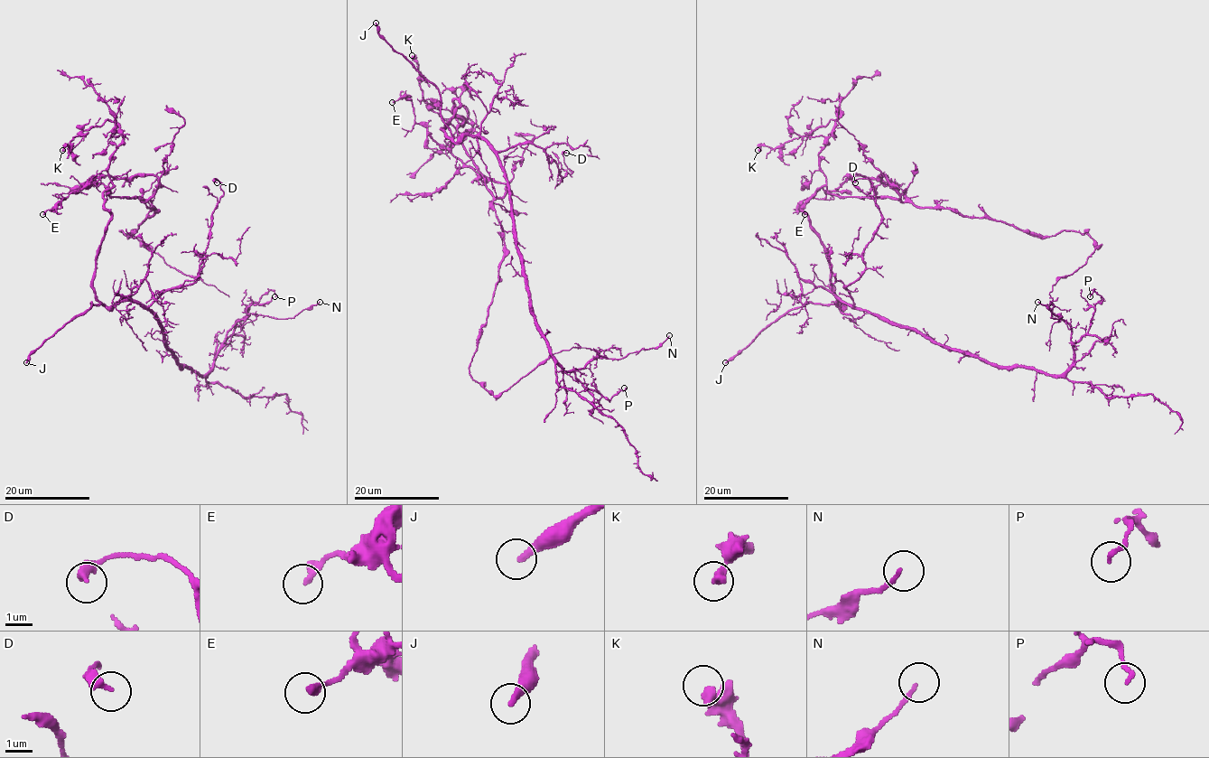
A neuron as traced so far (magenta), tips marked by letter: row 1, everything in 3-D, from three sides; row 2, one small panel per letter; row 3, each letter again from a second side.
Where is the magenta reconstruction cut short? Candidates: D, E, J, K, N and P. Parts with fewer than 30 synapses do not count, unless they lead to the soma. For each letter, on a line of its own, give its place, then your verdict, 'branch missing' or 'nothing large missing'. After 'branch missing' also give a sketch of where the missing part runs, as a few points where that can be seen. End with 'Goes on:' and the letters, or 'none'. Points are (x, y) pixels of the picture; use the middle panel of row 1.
D: (566, 153) | nothing large missing
E: (392, 102) | nothing large missing
J: (376, 23) | branch missing
K: (412, 55) | nothing large missing
N: (669, 335) | nothing large missing
P: (624, 388) | nothing large missing
Goes on: J

